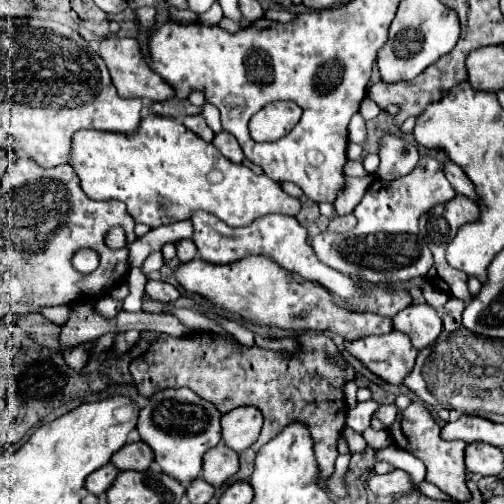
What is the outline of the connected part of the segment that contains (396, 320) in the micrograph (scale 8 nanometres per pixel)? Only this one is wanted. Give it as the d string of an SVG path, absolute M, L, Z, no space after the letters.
M412 304L410 308L404 308L392 318L392 324L396 330L410 336L416 350L422 350L436 342L442 332L440 314L428 304Z

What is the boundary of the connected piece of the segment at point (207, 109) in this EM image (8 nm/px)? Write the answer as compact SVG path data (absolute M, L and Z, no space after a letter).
M206 101L202 116L206 118L206 124L208 124L216 134L222 130L222 126L220 126L220 114L218 114L218 108L216 108L216 106L212 106L212 104Z

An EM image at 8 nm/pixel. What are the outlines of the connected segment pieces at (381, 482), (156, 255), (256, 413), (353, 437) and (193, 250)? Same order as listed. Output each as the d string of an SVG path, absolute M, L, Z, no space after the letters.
M394 470L390 474L378 476L374 474L368 480L368 488L376 494L376 496L394 496L394 494L406 494L412 492L412 484L406 472L402 470Z
M156 250L156 252L152 252L152 256L148 256L148 258L144 260L144 264L142 264L142 272L148 274L148 272L152 272L152 270L160 270L162 264L164 264L162 252Z
M240 406L222 414L222 440L234 452L250 448L262 430L262 414L258 408Z
M346 428L346 430L344 430L344 438L346 438L346 444L348 444L348 448L350 448L352 452L364 452L366 440L364 440L358 432L354 432L352 428Z
M178 240L176 242L176 252L178 252L180 262L188 262L198 254L198 248L196 248L196 244L192 240Z

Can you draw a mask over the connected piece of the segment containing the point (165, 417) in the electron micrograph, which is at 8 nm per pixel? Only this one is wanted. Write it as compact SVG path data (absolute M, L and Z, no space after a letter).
M188 388L160 390L140 410L138 432L142 442L154 450L154 460L164 474L180 484L196 480L202 472L202 456L208 448L220 442L220 412L214 404L196 396Z

